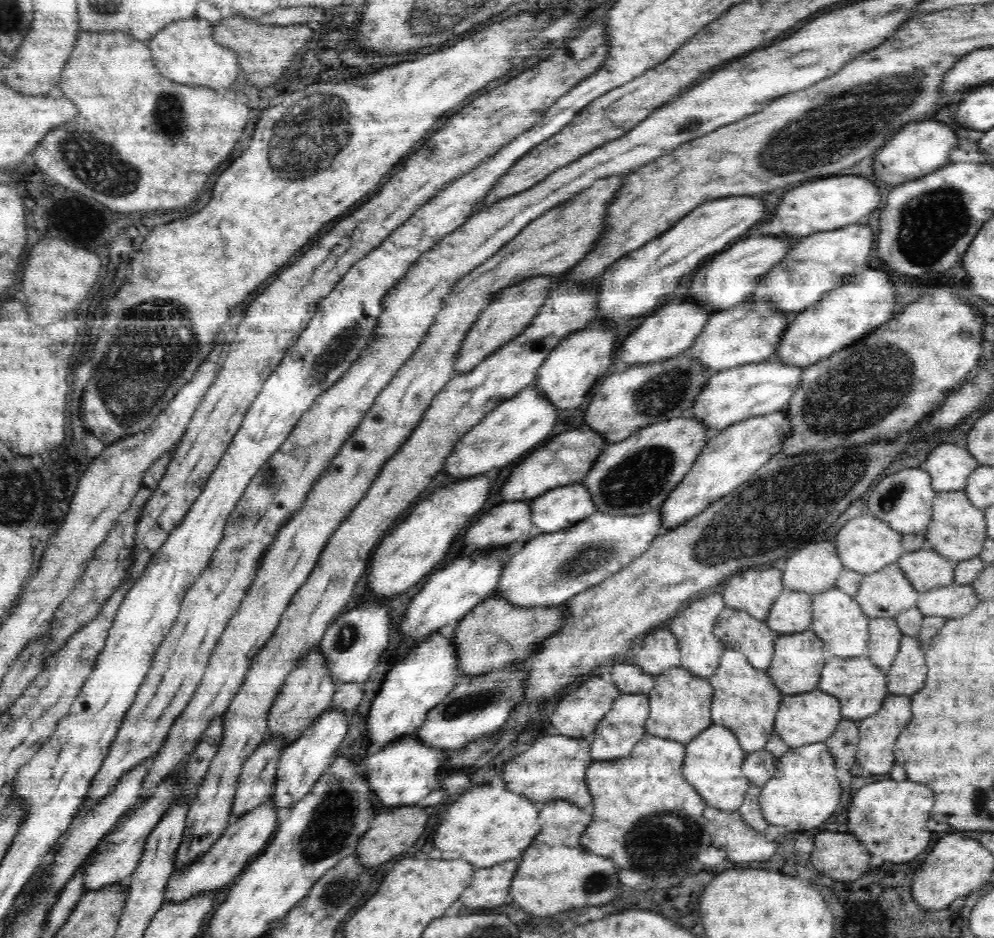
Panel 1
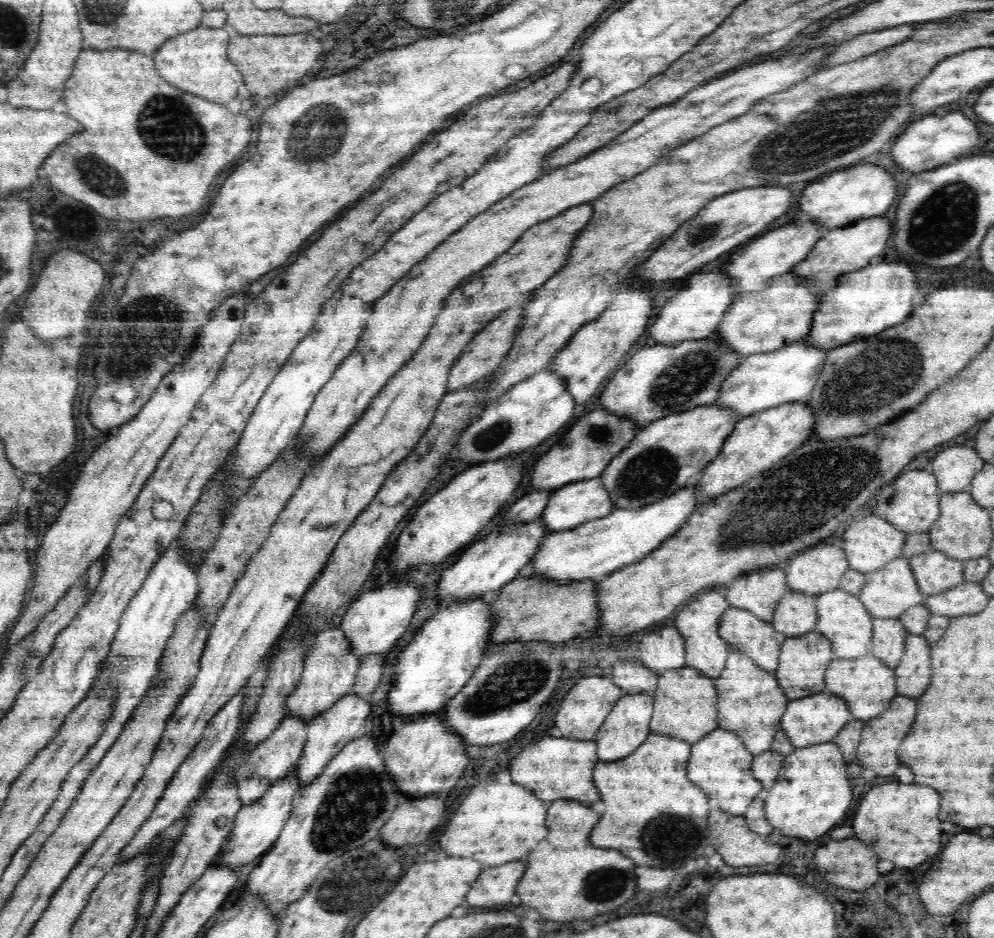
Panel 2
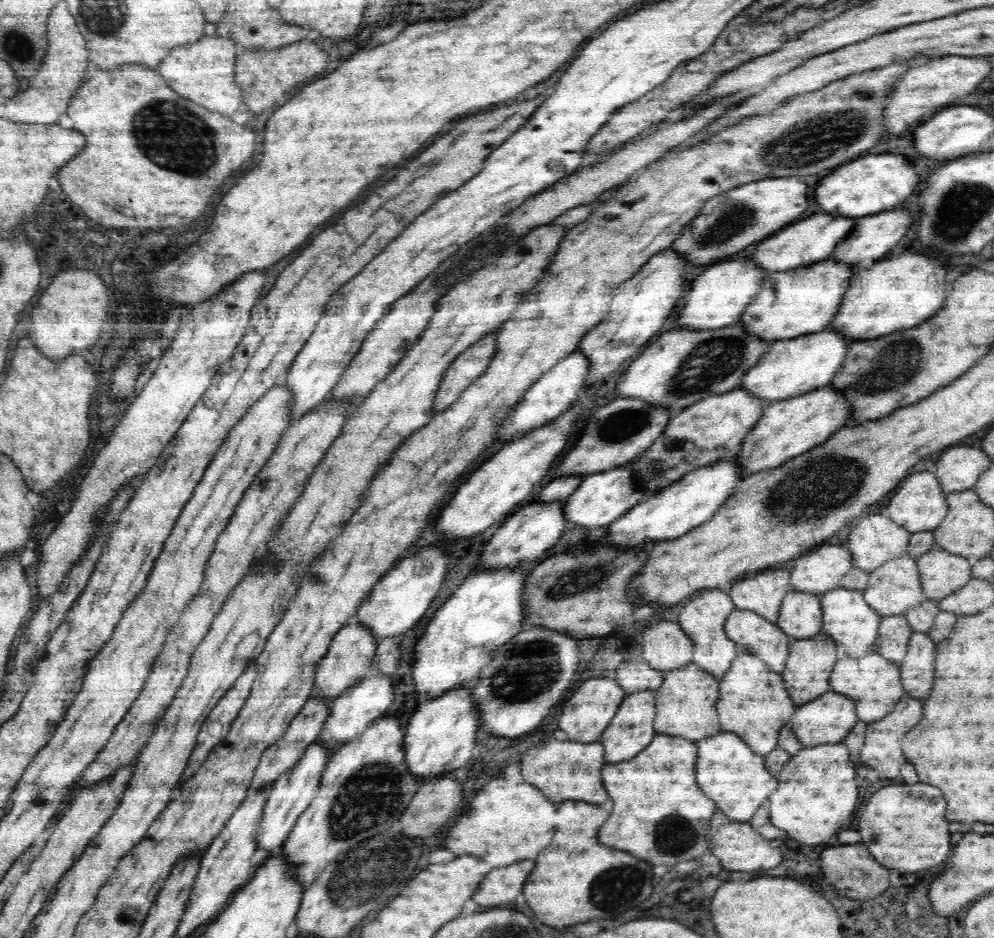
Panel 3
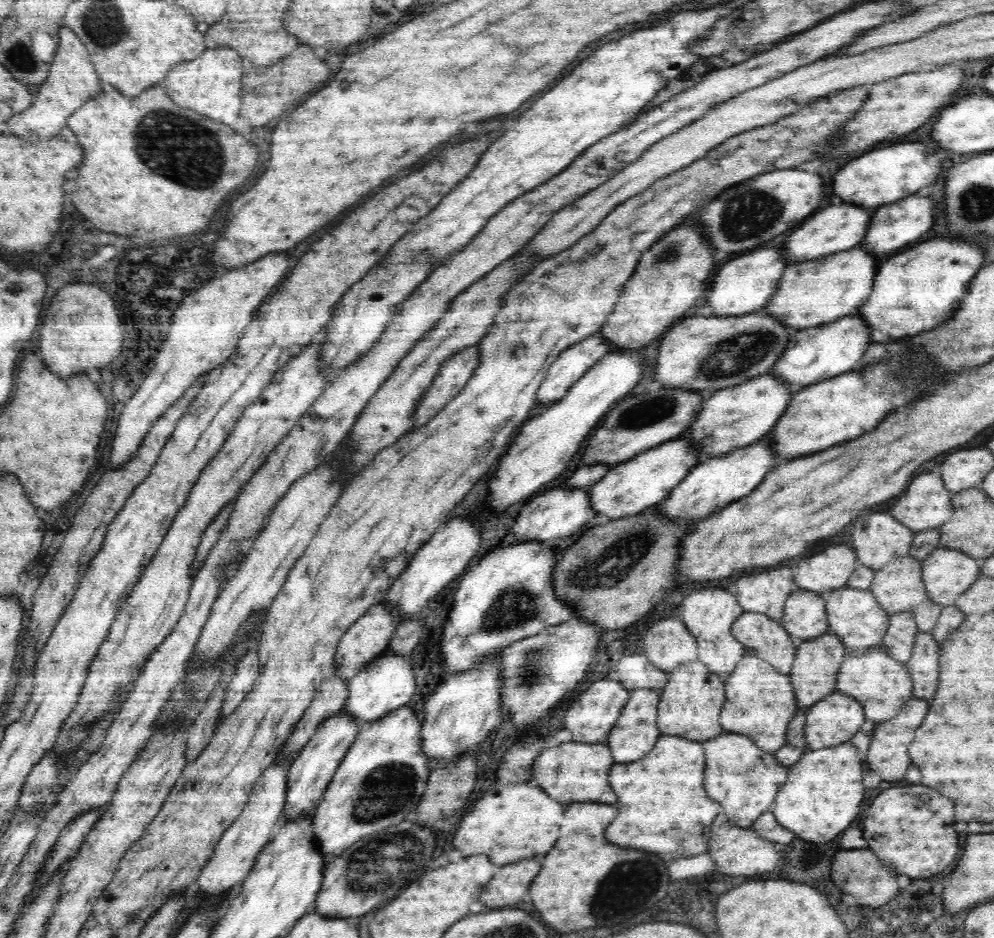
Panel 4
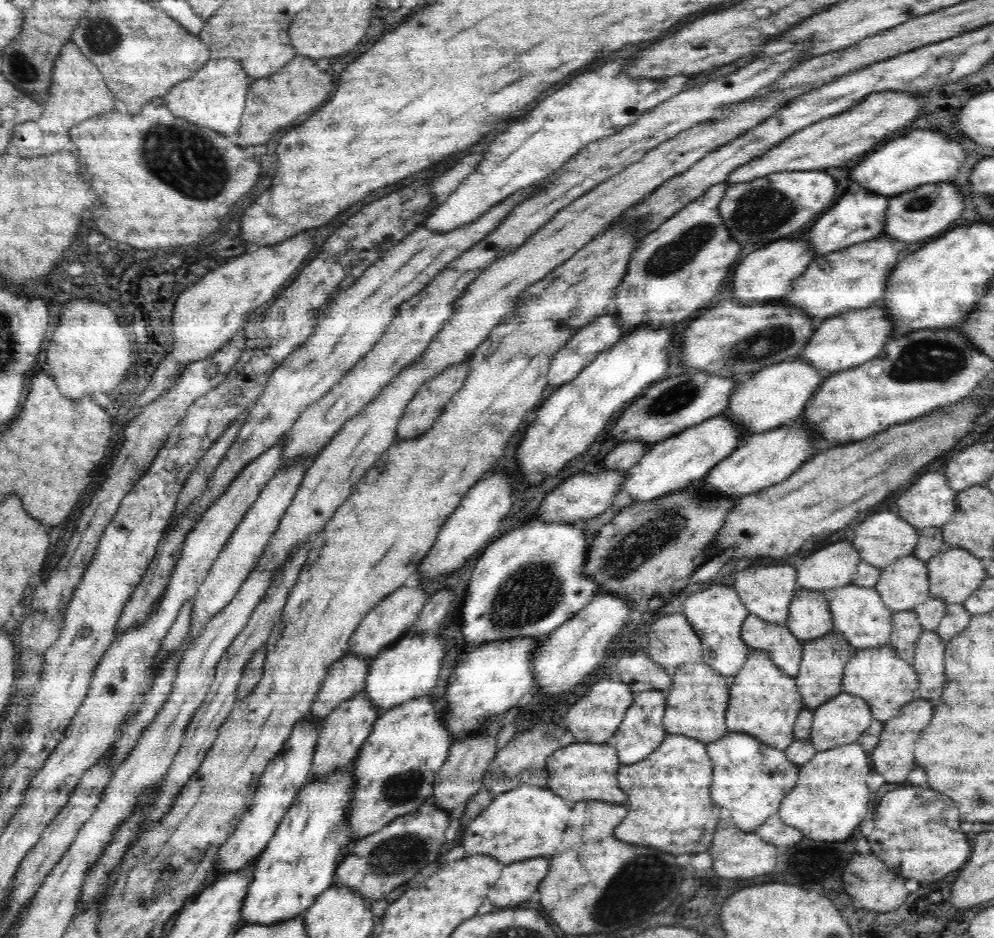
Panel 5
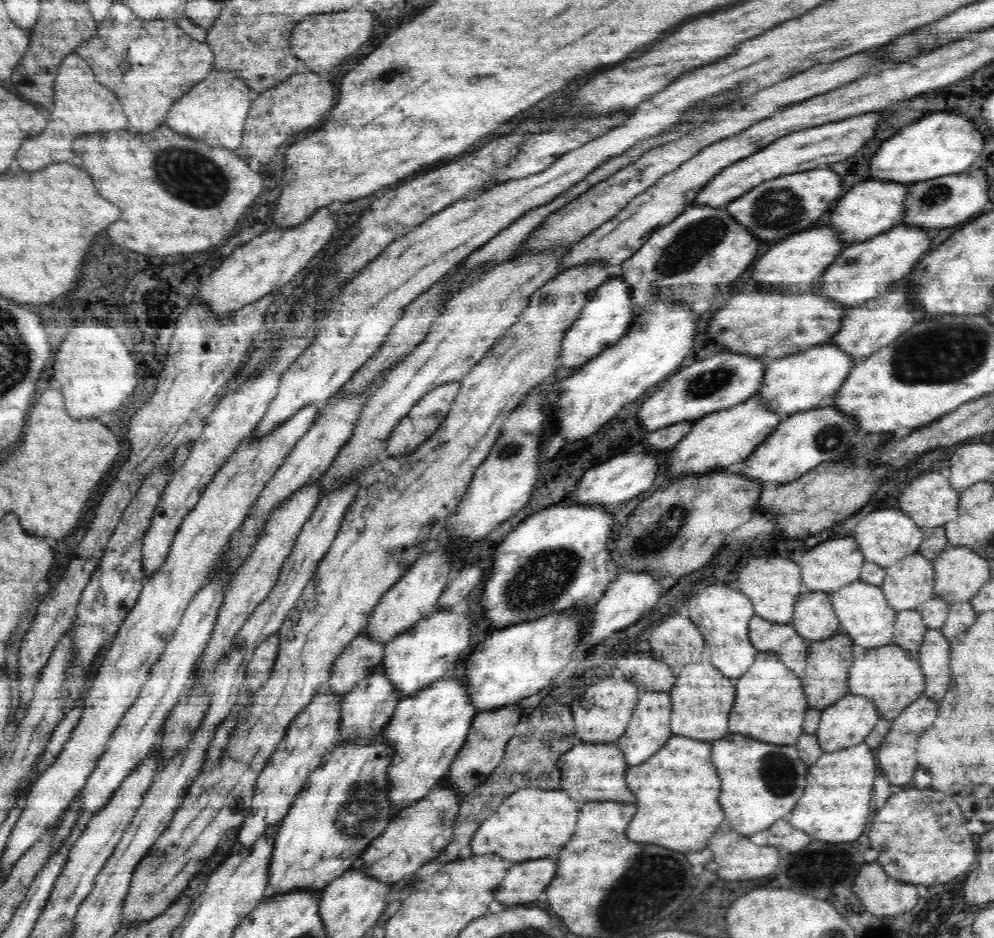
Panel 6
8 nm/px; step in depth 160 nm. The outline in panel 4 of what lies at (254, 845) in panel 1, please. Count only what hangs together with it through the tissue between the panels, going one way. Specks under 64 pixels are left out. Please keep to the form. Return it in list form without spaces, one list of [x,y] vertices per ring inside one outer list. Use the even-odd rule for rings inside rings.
[[[344,710],[338,714],[322,721],[319,730],[315,736],[304,746],[299,755],[291,765],[288,774],[287,800],[282,816],[288,821],[297,819],[302,813],[312,815],[317,808],[320,800],[324,797],[325,791],[339,770],[342,760],[346,757],[347,751],[352,747],[361,723],[356,721],[354,717],[350,717]]]

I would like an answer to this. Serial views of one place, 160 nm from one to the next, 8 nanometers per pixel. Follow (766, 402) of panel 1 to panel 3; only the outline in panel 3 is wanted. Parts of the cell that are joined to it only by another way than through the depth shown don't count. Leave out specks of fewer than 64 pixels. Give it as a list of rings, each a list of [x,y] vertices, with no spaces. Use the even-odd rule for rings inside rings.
[[[832,328],[796,338],[772,341],[766,356],[744,374],[739,388],[772,403],[827,387],[840,370],[852,341]]]

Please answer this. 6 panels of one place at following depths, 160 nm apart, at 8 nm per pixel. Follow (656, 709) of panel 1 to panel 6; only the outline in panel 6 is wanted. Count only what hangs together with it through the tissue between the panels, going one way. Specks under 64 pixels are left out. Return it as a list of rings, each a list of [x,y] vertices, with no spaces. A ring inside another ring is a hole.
[[[700,662],[678,668],[676,682],[668,691],[671,696],[670,724],[673,735],[710,742],[724,738],[728,732],[728,714],[736,698],[736,686],[712,664]]]

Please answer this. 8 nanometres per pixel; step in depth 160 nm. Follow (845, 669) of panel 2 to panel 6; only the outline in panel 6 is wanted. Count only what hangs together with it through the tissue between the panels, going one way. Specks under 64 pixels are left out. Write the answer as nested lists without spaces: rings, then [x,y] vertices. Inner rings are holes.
[[[896,644],[865,649],[860,645],[853,646],[853,662],[848,674],[850,693],[868,697],[874,701],[879,718],[891,721],[896,718],[914,700],[923,696],[926,679],[920,669],[918,660],[910,658],[908,651]]]

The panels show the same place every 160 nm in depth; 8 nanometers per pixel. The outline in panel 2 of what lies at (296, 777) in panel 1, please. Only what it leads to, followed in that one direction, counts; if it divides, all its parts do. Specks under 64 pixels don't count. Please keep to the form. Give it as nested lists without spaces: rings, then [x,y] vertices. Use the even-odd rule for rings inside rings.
[[[350,692],[307,724],[308,739],[301,760],[294,766],[294,772],[297,772],[296,777],[300,779],[299,793],[322,774],[328,762],[331,762],[332,758],[339,754],[348,742],[364,735],[364,720],[370,716],[370,712],[372,712],[372,704],[356,693]]]

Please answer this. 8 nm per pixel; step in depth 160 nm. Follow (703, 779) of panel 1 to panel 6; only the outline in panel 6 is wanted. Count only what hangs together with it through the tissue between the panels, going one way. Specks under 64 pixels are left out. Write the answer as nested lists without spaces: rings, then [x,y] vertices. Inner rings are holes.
[[[728,734],[712,742],[712,762],[724,786],[720,804],[734,830],[750,837],[791,814],[804,794],[808,774],[795,745],[756,742],[742,734]]]

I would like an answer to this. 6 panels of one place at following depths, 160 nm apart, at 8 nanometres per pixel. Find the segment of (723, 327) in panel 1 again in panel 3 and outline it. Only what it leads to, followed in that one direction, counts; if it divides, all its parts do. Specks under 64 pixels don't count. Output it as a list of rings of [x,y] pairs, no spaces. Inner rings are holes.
[[[829,258],[798,269],[766,274],[763,290],[754,296],[738,325],[770,344],[772,341],[796,338],[830,328],[841,310],[850,280],[856,273],[853,267]]]

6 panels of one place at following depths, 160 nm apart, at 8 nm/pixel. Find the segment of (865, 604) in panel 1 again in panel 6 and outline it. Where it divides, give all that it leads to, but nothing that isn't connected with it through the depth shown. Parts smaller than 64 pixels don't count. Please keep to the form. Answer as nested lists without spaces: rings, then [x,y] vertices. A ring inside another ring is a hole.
[[[919,552],[884,567],[886,578],[880,588],[888,604],[897,611],[916,609],[934,594],[934,564]]]

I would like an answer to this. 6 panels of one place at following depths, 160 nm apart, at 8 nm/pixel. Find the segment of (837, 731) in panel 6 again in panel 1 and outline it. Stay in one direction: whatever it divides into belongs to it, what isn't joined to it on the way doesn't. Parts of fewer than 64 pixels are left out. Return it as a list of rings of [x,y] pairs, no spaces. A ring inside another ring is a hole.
[[[818,688],[810,692],[784,695],[774,718],[774,731],[790,748],[798,748],[830,738],[843,719],[840,701]]]

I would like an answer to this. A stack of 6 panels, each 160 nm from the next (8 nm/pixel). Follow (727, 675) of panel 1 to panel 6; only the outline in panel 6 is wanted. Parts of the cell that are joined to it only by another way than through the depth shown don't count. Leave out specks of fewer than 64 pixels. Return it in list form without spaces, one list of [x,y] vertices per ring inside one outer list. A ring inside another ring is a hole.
[[[759,651],[752,663],[752,668],[744,676],[740,676],[738,682],[736,682],[736,704],[734,704],[734,708],[730,712],[730,730],[773,745],[795,745],[796,740],[804,732],[802,730],[804,714],[810,708],[802,688],[800,678],[794,676],[794,673],[786,668],[784,661],[778,655]]]

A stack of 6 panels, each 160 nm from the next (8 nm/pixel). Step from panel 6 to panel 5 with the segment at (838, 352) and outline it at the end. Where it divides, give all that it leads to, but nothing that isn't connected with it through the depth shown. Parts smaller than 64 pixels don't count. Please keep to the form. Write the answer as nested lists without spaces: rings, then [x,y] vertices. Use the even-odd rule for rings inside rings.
[[[798,358],[767,366],[741,379],[723,413],[724,417],[728,417],[728,421],[736,424],[742,438],[777,429],[784,424],[788,425],[802,417],[808,406],[808,400],[820,389],[826,377],[828,377],[826,372],[820,372],[808,361]]]

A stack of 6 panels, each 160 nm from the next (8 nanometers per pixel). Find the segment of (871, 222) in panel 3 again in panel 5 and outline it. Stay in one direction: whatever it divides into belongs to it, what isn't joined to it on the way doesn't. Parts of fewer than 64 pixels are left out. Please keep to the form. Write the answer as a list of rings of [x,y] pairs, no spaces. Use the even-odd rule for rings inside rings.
[[[937,182],[892,196],[888,200],[888,212],[884,222],[886,232],[883,235],[898,239],[906,245],[908,242],[916,242],[948,230],[948,226],[958,220],[966,208],[962,192],[960,186],[952,182]]]

